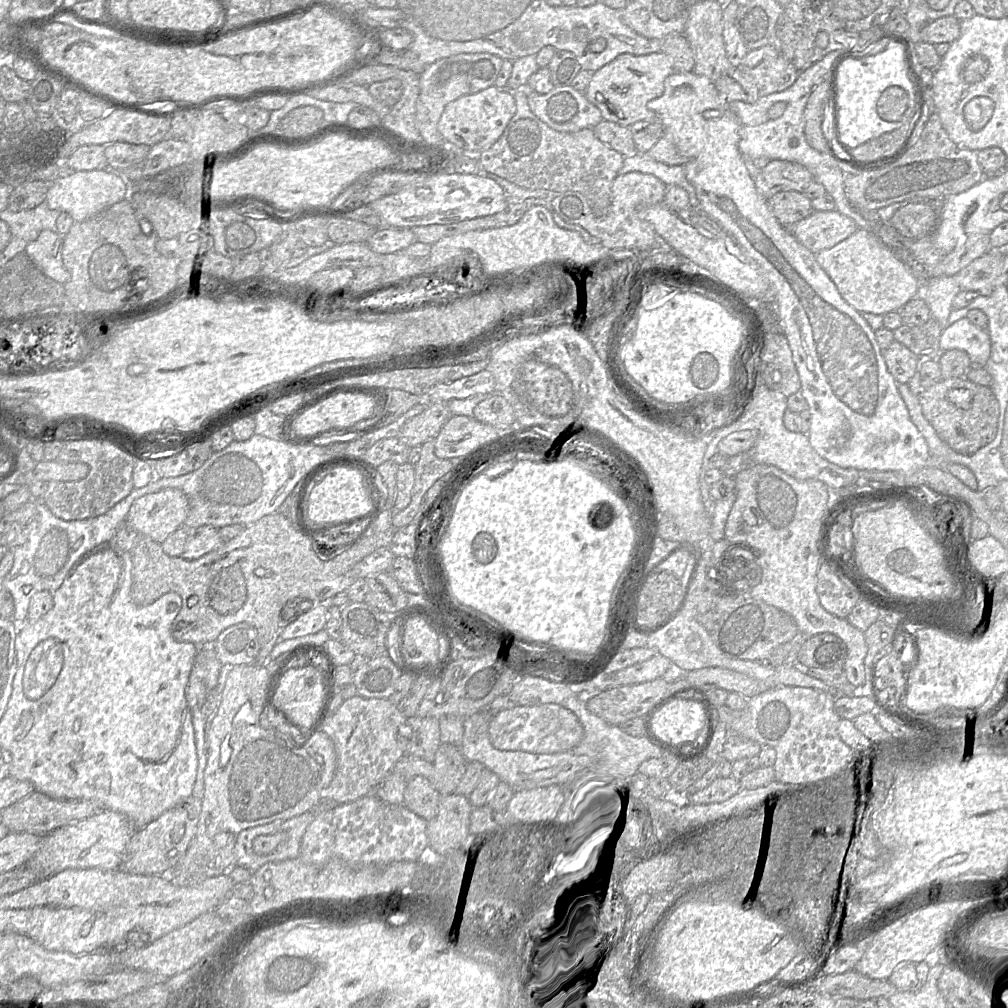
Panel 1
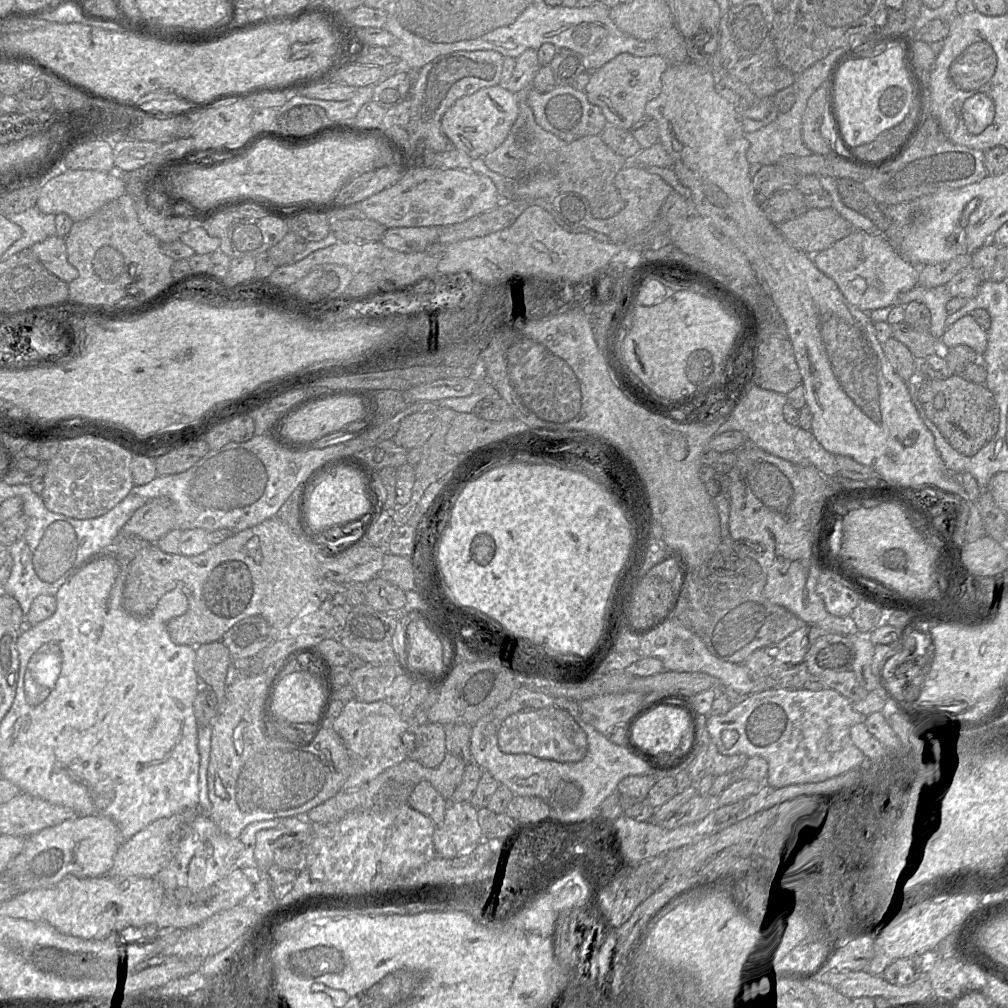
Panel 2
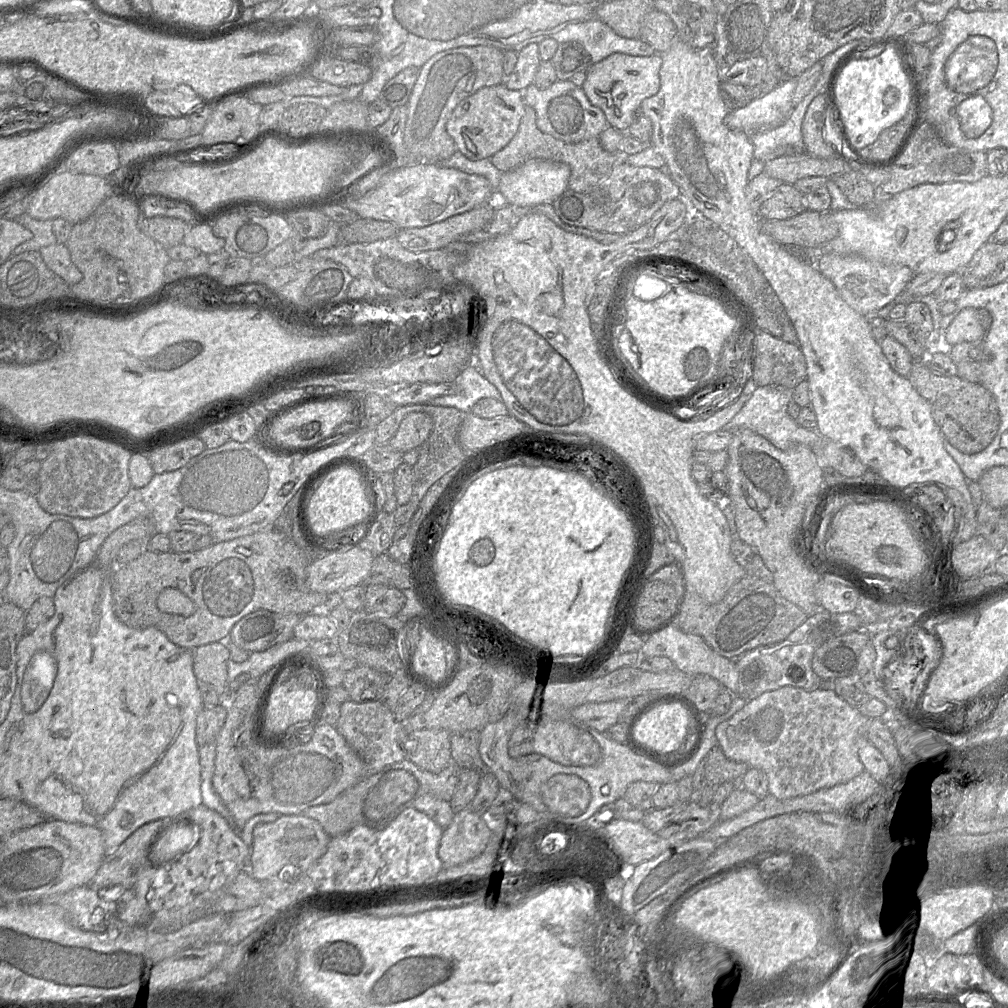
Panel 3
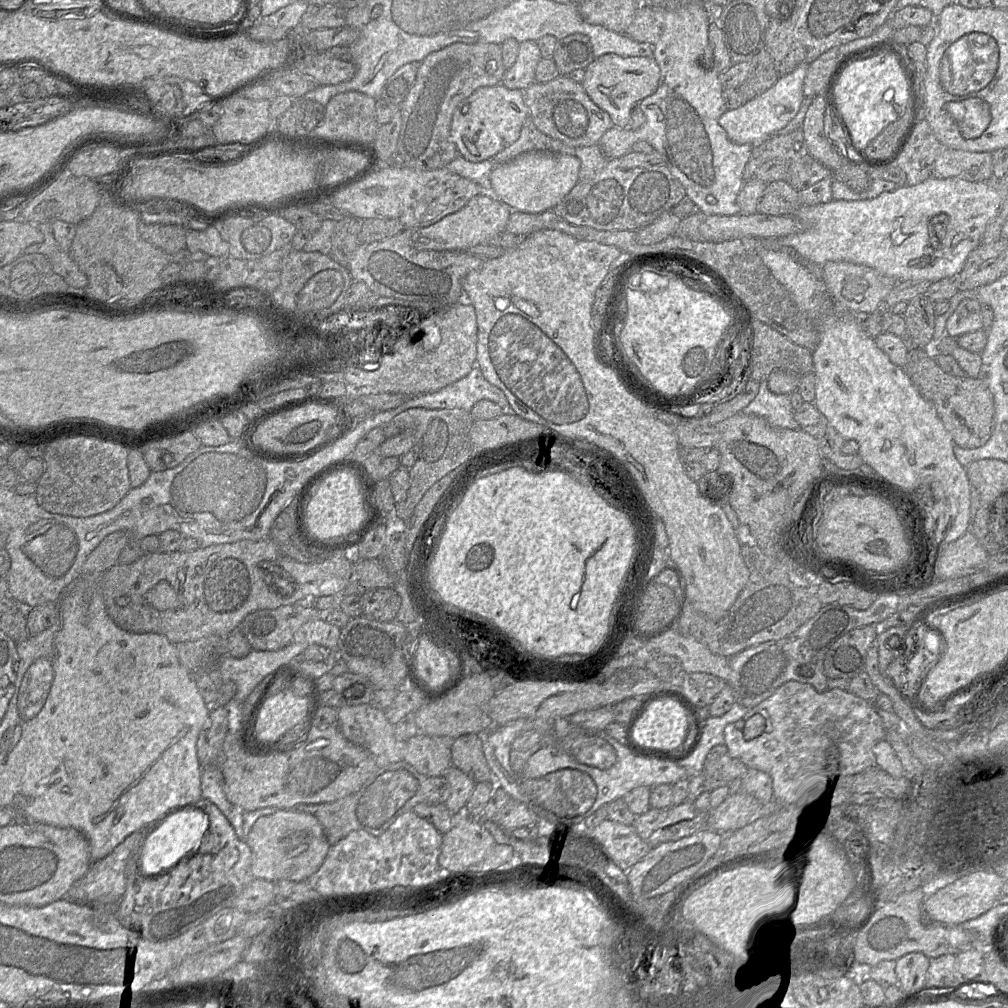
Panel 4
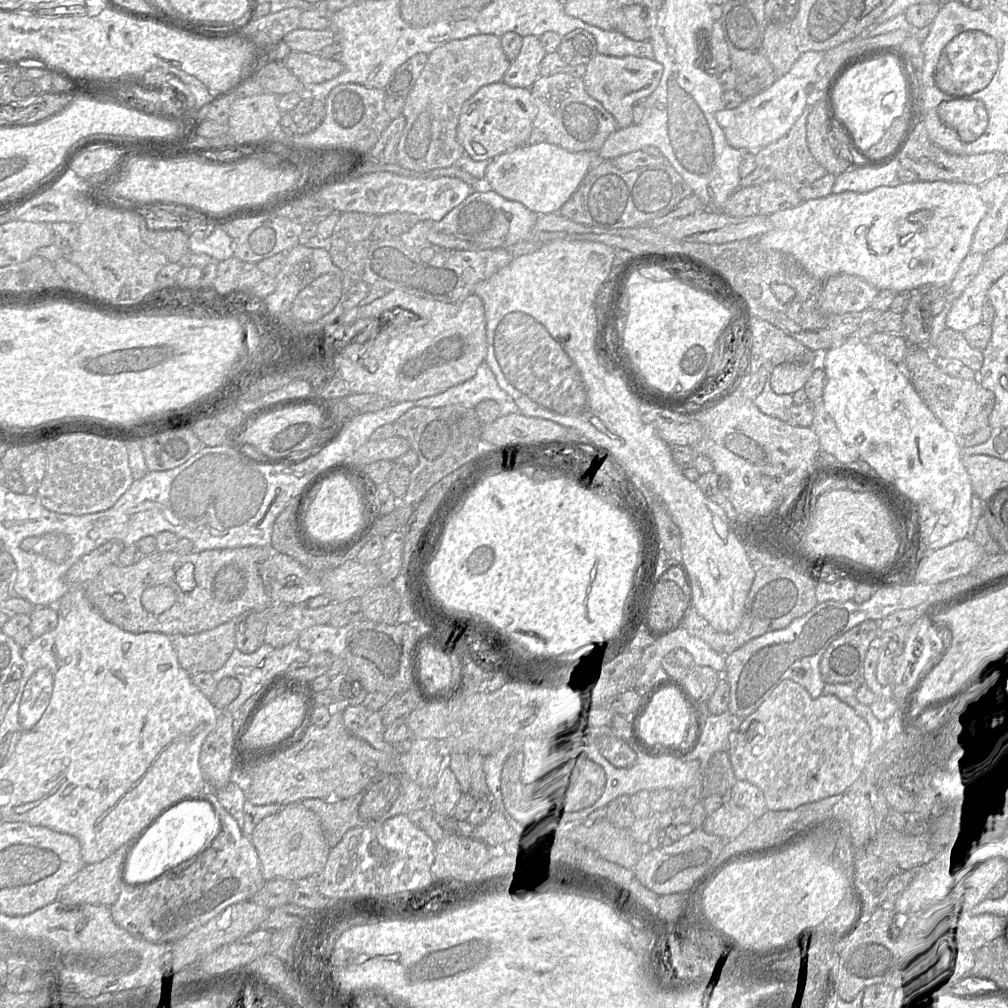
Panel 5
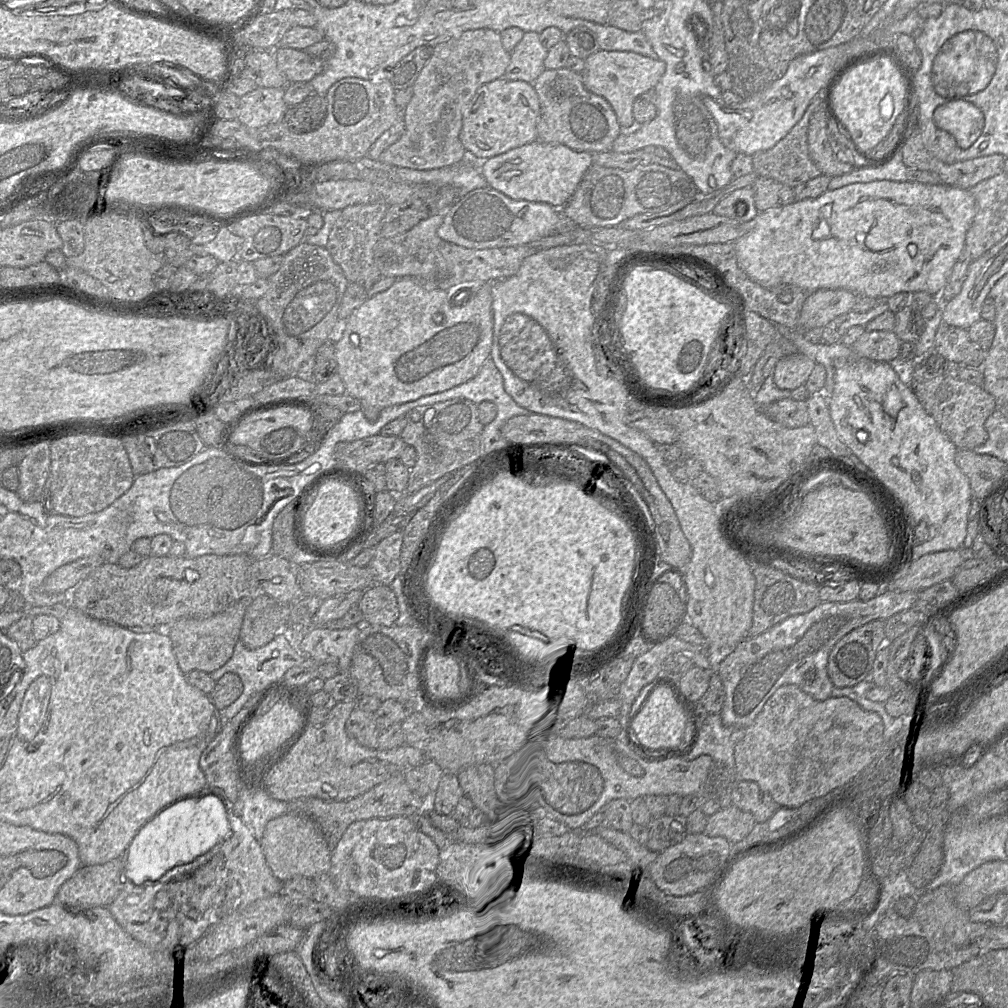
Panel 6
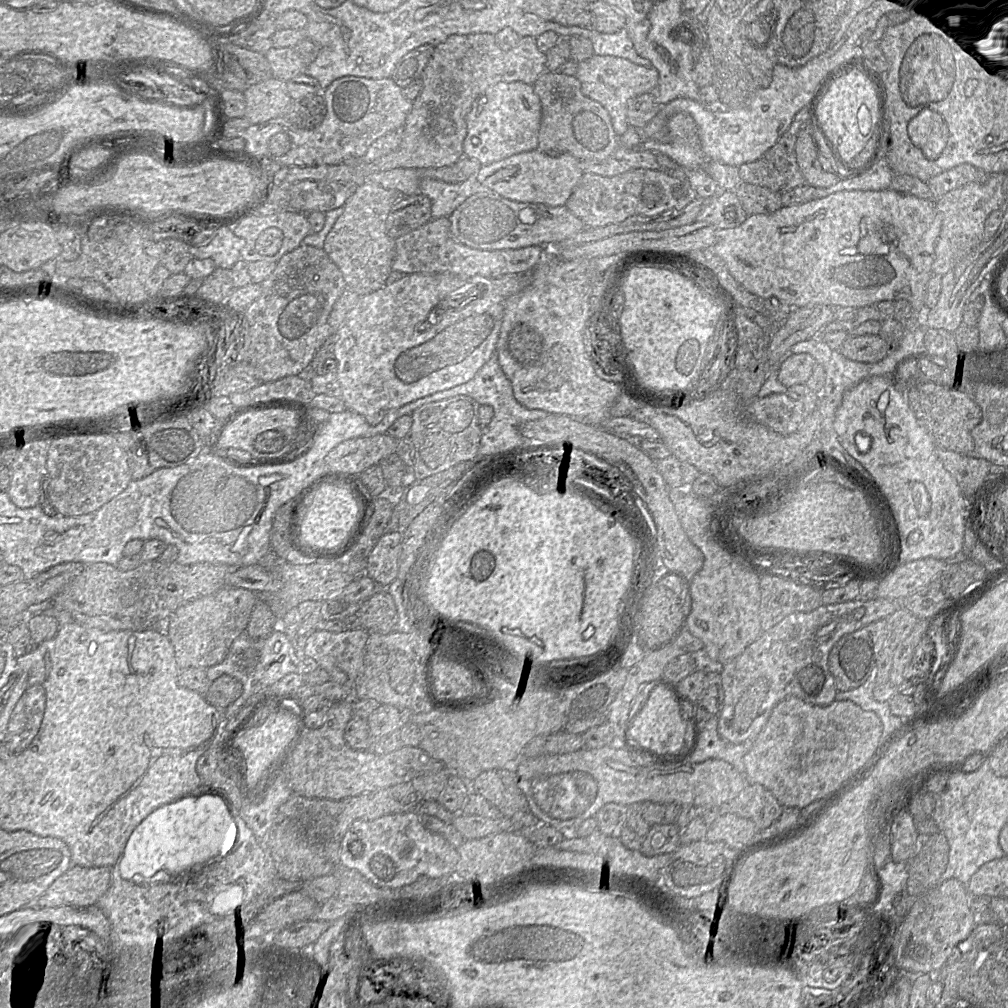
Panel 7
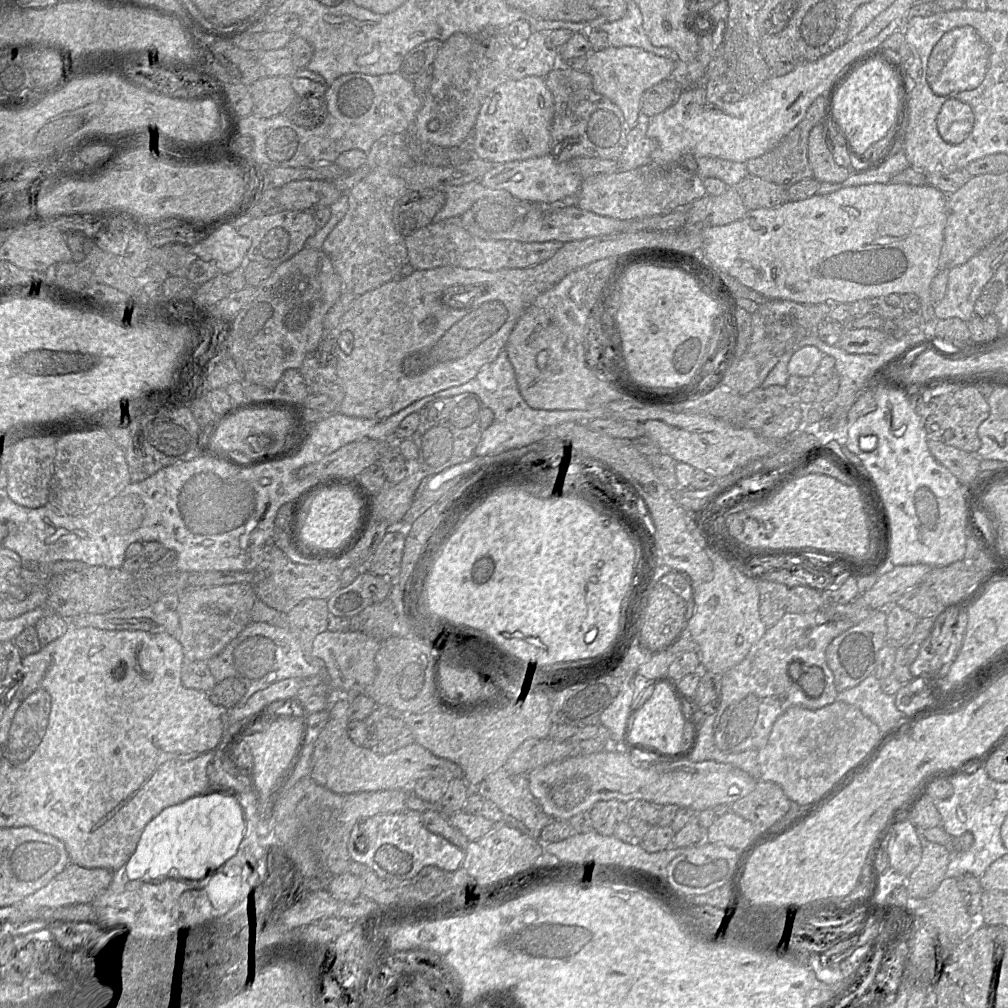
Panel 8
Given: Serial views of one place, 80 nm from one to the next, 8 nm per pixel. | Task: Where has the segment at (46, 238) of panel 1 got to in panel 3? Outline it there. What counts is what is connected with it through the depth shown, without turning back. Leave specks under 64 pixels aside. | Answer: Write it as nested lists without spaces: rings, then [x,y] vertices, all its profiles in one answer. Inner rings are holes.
[[[55,243],[39,250],[47,267],[70,286],[81,281],[83,275],[72,262],[65,244]]]

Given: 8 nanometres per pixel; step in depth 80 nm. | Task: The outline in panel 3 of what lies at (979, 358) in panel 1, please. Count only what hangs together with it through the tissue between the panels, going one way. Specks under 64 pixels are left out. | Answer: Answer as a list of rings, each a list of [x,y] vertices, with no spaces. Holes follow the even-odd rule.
[[[968,307],[951,322],[945,338],[951,346],[961,342],[982,342],[986,332],[978,321],[977,309]]]

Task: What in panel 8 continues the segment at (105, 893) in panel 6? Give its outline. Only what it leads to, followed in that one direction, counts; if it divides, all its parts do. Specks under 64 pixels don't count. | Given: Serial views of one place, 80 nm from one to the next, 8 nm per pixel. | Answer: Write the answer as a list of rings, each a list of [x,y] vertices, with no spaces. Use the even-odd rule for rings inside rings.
[[[70,863],[46,886],[14,906],[17,906],[23,915],[31,915],[42,909],[91,903],[109,887],[111,881],[111,870],[85,868]]]

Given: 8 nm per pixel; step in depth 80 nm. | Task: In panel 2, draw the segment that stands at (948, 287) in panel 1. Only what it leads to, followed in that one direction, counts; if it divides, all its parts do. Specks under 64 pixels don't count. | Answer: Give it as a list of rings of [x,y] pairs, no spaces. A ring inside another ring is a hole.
[[[946,284],[936,287],[916,285],[896,298],[896,305],[906,305],[909,302],[917,301],[928,307],[931,314],[929,332],[938,340],[935,344],[935,354],[944,359],[949,348],[942,342],[941,337],[945,332],[945,321],[948,316],[946,305],[951,298]]]

